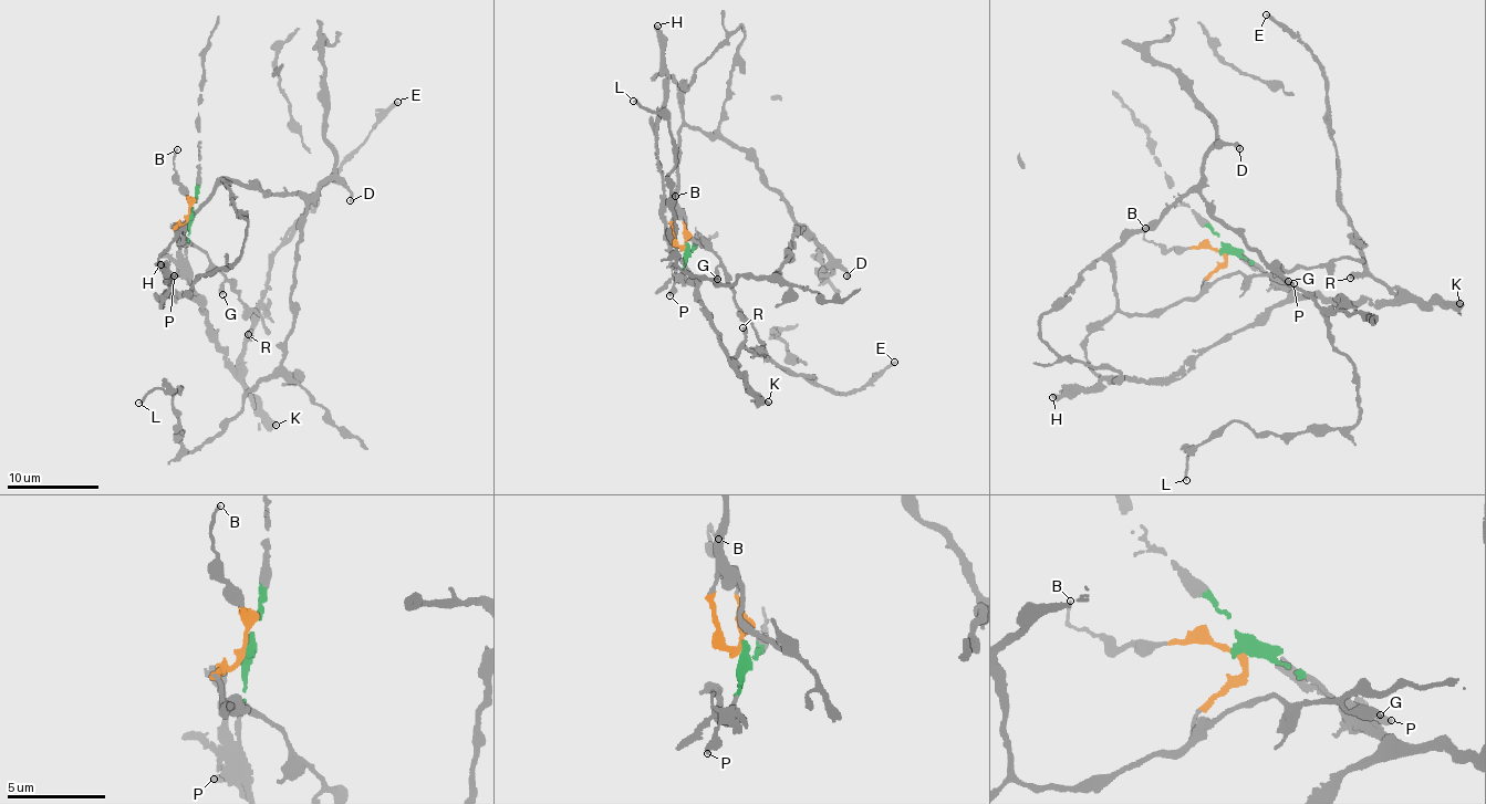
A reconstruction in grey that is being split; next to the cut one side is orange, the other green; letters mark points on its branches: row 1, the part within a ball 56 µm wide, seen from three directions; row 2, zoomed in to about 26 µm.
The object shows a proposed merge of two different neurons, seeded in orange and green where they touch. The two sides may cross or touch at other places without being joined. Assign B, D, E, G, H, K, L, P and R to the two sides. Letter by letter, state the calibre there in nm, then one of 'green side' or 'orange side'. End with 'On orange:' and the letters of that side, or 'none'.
B: 120 nm | orange side
D: 240 nm | orange side
E: 260 nm | green side
G: 440 nm | orange side
H: 380 nm | green side
K: 480 nm | green side
L: 200 nm | orange side
P: 360 nm | green side
R: 400 nm | green side
On orange: B, D, G, L

